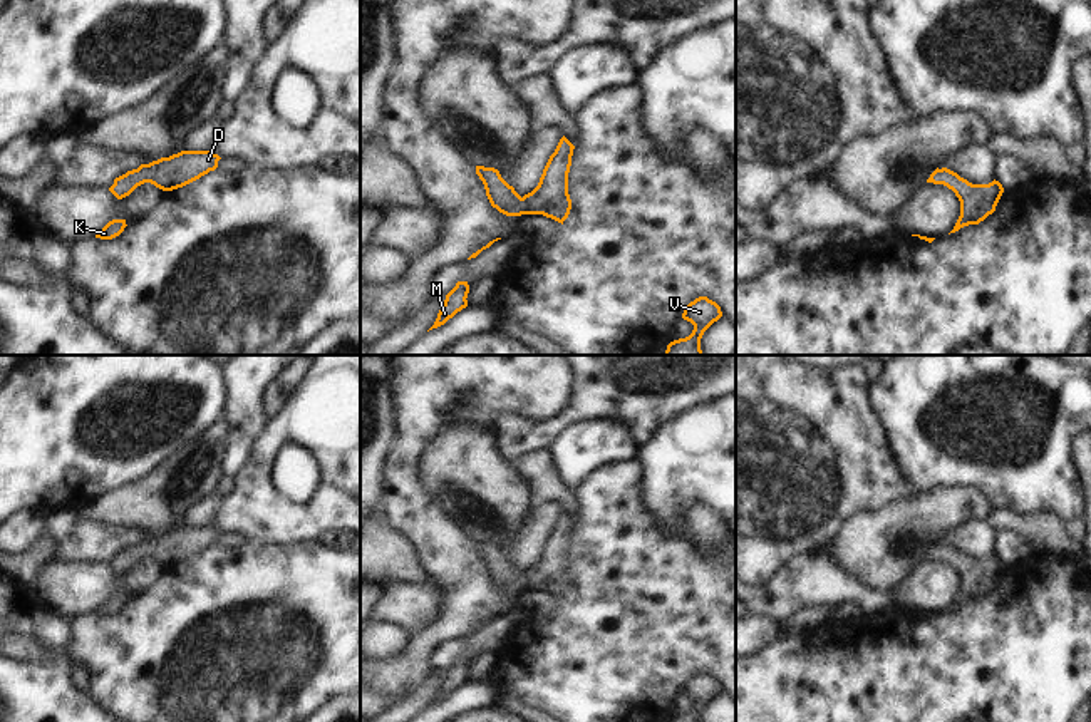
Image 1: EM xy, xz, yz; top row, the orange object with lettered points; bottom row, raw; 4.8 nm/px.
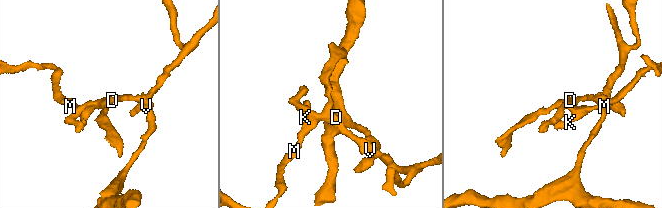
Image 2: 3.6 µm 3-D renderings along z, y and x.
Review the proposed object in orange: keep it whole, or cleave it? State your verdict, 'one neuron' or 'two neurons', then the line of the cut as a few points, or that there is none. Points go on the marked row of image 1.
one neuron | no cut

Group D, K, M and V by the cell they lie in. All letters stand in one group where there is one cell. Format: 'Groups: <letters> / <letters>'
Groups: D K M V

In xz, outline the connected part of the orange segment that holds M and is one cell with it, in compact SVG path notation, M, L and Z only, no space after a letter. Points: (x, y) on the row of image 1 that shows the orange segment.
M458 281L456 286L446 295L444 305L437 313L434 325L429 328L437 328L444 325L449 318L452 318L458 312L468 307L468 281Z

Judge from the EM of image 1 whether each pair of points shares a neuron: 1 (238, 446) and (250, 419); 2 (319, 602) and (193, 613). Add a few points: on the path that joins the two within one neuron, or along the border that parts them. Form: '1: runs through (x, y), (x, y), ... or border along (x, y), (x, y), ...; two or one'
1: runs through (238, 439), (243, 426); one
2: runs through (287, 602), (274, 597), (250, 597), (225, 603); one

